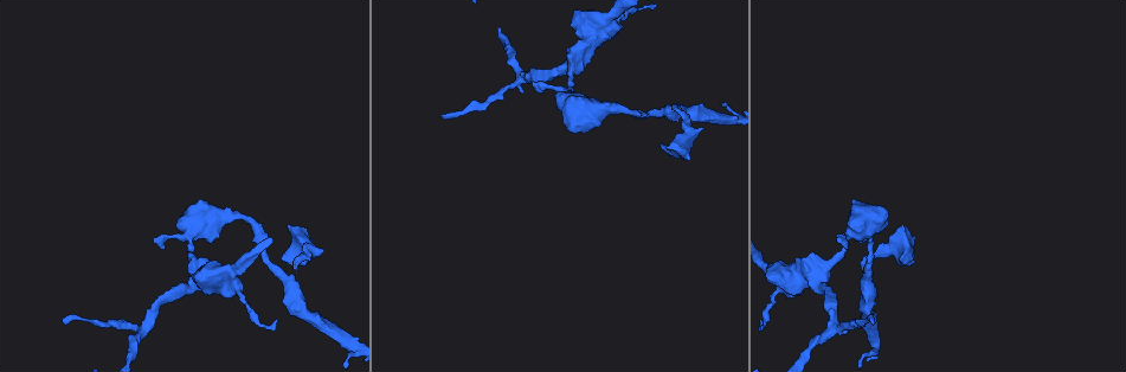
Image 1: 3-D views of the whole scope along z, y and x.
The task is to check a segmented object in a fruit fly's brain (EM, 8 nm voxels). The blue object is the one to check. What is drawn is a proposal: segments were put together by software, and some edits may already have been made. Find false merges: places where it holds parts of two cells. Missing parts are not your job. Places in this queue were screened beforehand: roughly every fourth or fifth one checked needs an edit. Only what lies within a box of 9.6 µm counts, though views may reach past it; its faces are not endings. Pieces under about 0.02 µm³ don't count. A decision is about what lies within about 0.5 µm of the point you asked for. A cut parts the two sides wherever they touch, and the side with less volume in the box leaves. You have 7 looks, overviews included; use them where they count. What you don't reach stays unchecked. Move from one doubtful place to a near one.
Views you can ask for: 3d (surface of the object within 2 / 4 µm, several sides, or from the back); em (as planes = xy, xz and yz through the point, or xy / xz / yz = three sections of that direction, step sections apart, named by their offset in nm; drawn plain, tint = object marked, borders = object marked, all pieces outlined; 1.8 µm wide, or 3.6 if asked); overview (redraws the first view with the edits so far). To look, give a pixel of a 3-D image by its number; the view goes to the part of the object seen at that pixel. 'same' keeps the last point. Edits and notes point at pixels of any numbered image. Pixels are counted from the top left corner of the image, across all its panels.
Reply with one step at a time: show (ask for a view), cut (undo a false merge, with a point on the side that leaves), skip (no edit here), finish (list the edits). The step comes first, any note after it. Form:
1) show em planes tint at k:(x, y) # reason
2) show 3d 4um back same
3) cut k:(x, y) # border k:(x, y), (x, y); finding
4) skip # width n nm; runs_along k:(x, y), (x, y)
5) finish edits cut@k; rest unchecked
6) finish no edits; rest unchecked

show em planes borders at 1:(816, 278)

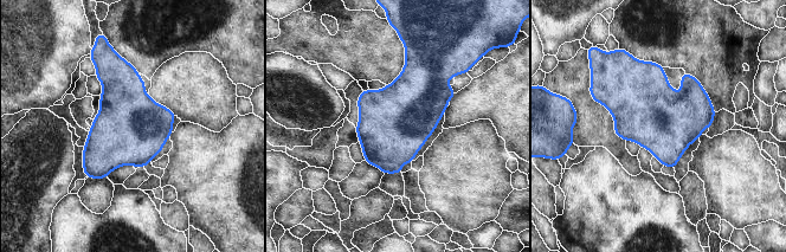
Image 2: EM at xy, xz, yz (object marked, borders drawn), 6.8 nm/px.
skip # all the same cell

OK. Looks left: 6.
show 3d 4um at 1:(662, 113) # abrupt turn

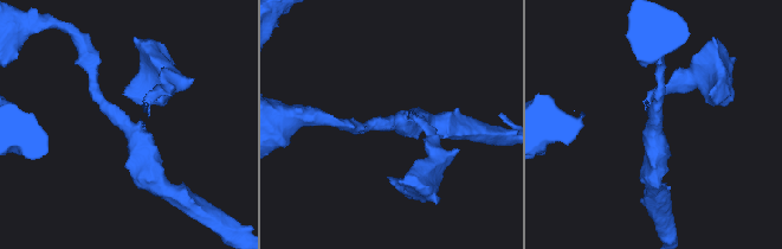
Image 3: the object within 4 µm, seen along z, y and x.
show em yz step 4 tint at 3:(393, 123) # now the EM

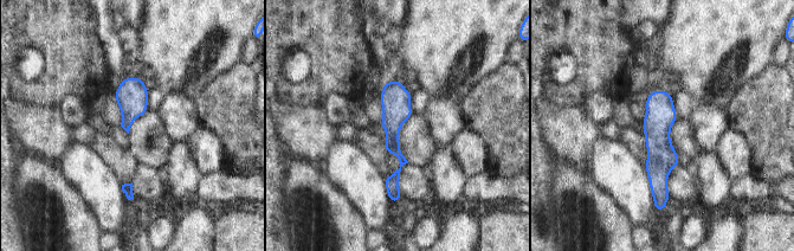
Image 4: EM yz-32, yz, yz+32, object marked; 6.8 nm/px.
show em planes tint same

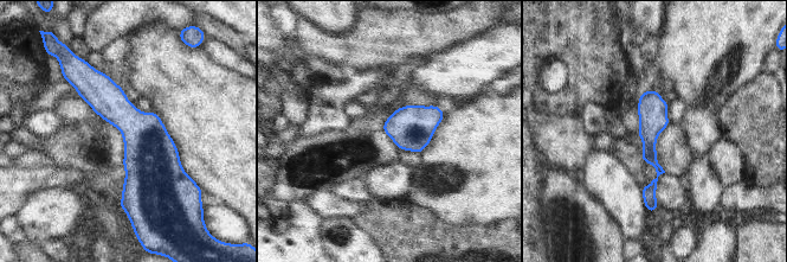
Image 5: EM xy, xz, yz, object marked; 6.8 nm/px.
skip # runs_along 5:(656, 93), (650, 157), (658, 176), (649, 204); continuous, no second cell

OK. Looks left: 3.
show em 3.6um planes tint at 1:(217, 219) # sudden change in width

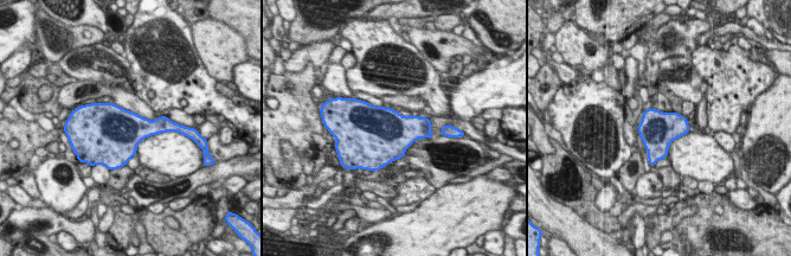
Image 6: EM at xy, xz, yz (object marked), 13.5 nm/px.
skip # one cell here

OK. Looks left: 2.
finish no edits; rest unchecked

